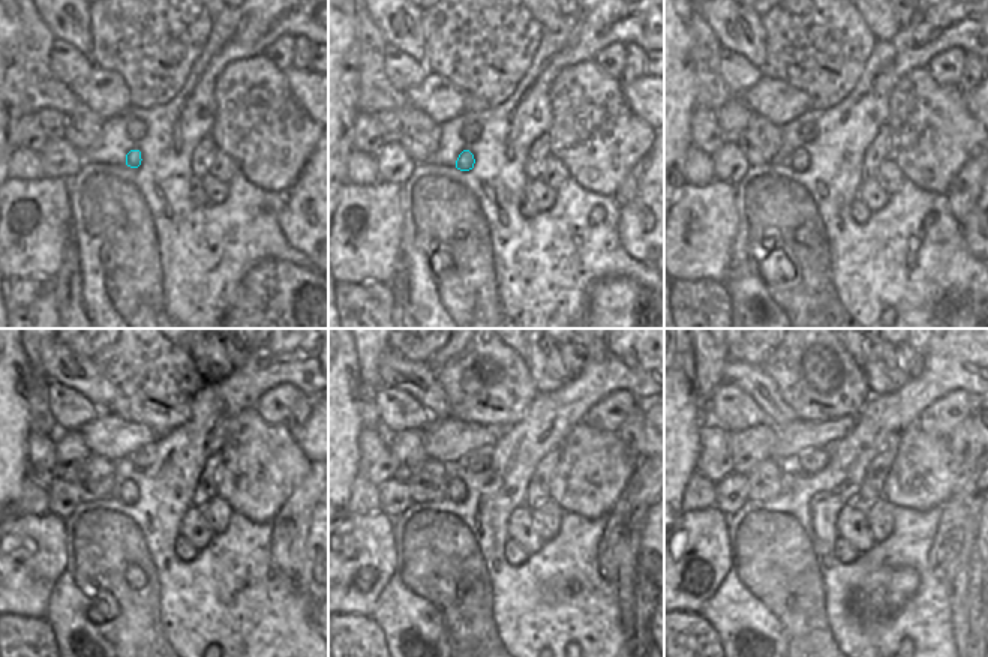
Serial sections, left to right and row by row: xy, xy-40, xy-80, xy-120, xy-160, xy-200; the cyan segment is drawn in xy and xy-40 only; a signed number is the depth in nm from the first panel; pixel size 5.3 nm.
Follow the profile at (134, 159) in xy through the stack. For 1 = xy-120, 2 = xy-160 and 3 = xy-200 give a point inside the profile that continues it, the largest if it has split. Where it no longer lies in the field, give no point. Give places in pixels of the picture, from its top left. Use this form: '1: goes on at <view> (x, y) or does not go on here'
1: goes on at xy-120 (126, 492)
2: goes on at xy-160 (456, 491)
3: goes on at xy-200 (787, 480)

